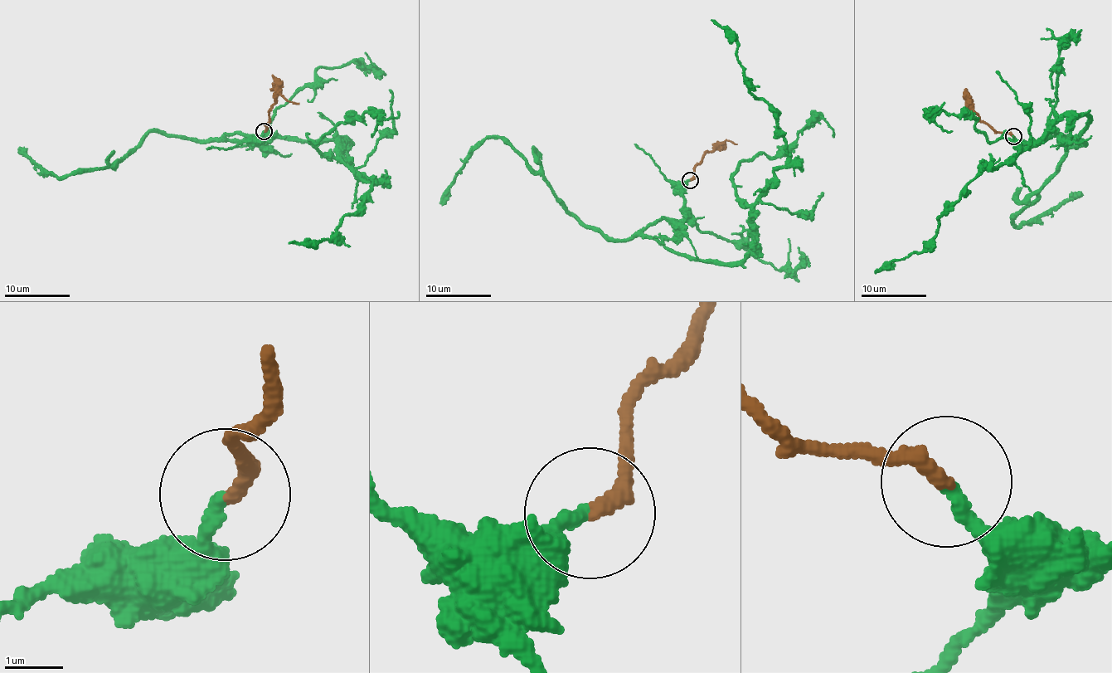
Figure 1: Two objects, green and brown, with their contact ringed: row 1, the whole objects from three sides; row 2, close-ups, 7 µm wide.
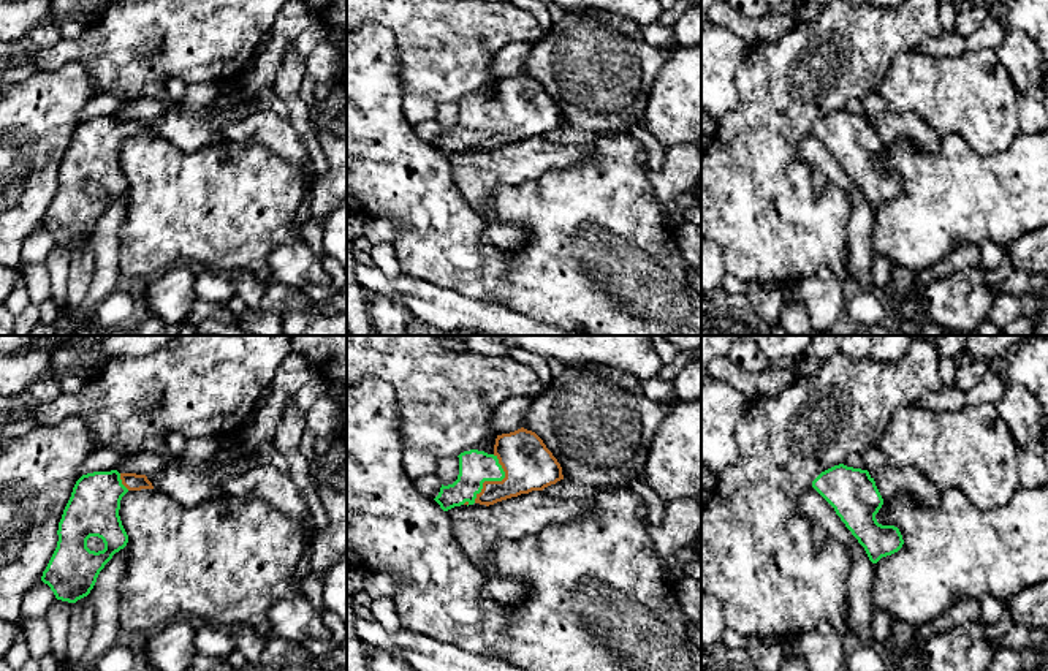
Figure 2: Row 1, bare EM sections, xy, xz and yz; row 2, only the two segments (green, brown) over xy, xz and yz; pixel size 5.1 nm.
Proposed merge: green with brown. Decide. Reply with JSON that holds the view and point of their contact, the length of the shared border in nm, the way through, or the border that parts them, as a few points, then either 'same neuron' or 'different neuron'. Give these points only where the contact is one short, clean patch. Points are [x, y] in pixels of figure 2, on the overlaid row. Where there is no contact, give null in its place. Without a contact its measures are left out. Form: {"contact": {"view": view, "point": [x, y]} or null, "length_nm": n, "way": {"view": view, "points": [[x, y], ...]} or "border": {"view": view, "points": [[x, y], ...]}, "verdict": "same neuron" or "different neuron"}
{"contact": {"view": "xz", "point": [494, 480]}, "length_nm": 280, "way": {"view": "xz", "points": [[475, 467], [486, 478], [494, 480], [529, 466]]}, "verdict": "same neuron"}

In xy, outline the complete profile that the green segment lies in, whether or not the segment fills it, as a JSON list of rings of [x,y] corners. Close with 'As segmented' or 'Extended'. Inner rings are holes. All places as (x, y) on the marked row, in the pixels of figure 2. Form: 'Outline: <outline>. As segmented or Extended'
Outline: [[[117,470],[87,473],[76,481],[59,522],[57,548],[41,576],[41,581],[51,587],[57,600],[76,603],[87,597],[104,565],[127,546],[128,535],[119,516],[120,500],[128,491],[141,489],[154,489],[146,475],[119,473]],[[90,536],[101,538],[104,549],[90,551],[87,548]]]. Extended

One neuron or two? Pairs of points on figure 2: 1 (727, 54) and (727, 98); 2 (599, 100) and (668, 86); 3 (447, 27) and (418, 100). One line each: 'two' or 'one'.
1: one
2: two
3: one

